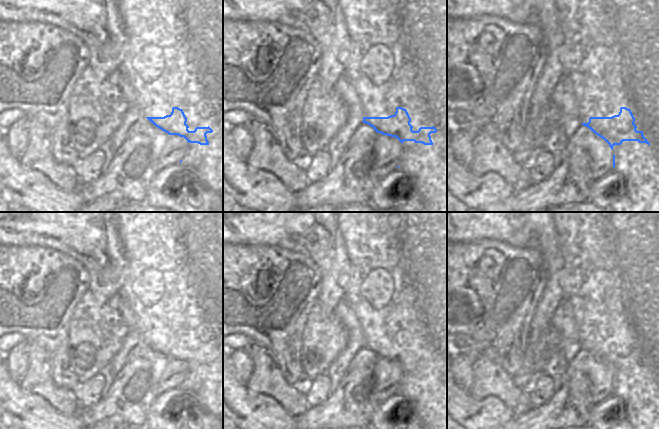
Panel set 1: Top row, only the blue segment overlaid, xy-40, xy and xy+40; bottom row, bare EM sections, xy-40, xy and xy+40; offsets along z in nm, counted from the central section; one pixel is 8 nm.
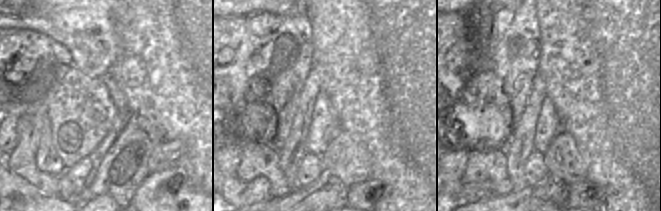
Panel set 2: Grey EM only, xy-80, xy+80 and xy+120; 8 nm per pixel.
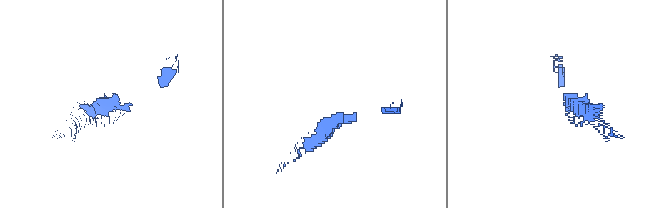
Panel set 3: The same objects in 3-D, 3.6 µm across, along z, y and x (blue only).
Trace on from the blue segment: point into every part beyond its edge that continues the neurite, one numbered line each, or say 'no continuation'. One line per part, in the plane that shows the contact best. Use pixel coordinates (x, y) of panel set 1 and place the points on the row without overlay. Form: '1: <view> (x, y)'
1: xy+40 (599, 379)

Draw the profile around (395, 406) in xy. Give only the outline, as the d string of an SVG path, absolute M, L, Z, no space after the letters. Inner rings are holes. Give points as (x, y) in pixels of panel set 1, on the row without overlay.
M398 392L382 403L375 405L371 414L371 429L393 429L392 419L400 417L402 420L413 410L409 401Z

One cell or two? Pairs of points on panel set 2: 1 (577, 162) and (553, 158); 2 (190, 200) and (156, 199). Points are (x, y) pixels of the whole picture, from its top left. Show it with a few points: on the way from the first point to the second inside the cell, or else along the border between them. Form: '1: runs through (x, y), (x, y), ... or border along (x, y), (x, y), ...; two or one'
1: runs through (571, 161), (566, 158), (559, 158); one
2: runs through (182, 199), (164, 199); one

